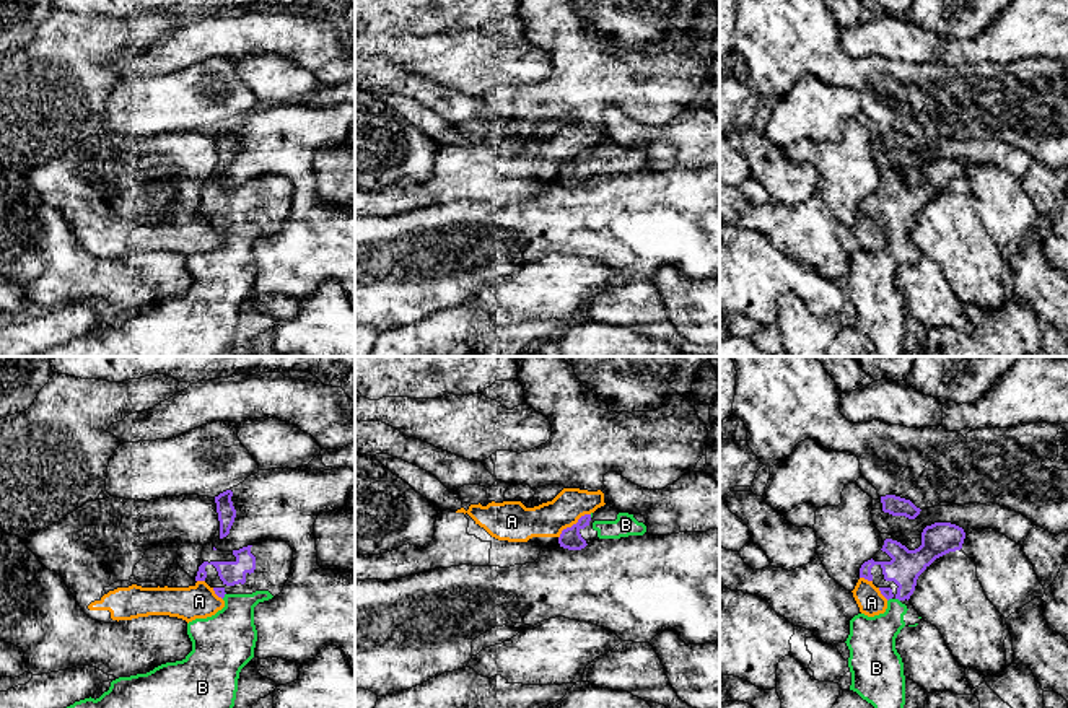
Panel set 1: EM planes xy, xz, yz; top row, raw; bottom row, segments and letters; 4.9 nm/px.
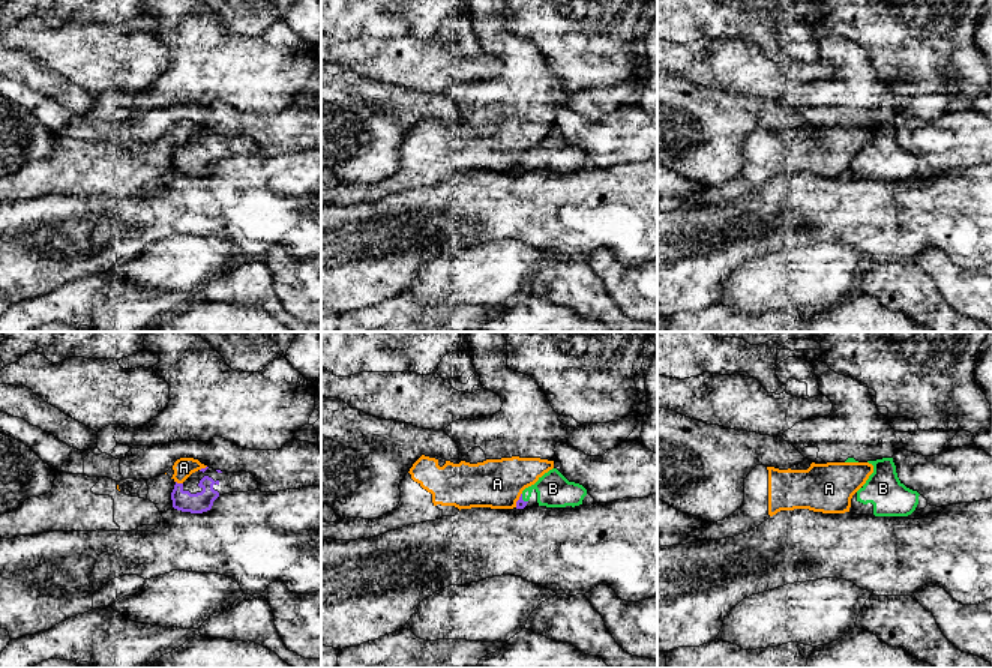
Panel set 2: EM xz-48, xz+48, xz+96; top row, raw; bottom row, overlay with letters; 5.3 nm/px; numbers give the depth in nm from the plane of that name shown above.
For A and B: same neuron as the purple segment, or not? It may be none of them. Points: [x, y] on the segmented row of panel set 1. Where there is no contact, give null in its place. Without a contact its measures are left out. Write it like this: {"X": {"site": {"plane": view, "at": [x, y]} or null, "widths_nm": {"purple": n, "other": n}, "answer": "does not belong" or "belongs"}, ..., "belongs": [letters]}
{"A": {"site": {"plane": "xz", "at": [573, 524]}, "widths_nm": {"purple": 110, "other": 170}, "answer": "does not belong"}, "B": {"site": {"plane": "yz", "at": [897, 598]}, "widths_nm": {"purple": 160, "other": 240}, "answer": "belongs"}, "belongs": ["B"]}

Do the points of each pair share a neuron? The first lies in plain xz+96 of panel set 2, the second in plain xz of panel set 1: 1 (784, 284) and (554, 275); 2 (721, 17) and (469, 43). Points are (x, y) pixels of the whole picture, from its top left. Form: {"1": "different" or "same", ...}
{"1": "same", "2": "different"}

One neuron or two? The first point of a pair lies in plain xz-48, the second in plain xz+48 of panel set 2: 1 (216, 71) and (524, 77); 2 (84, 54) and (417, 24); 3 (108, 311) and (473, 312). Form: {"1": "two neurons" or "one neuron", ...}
{"1": "one neuron", "2": "two neurons", "3": "one neuron"}

